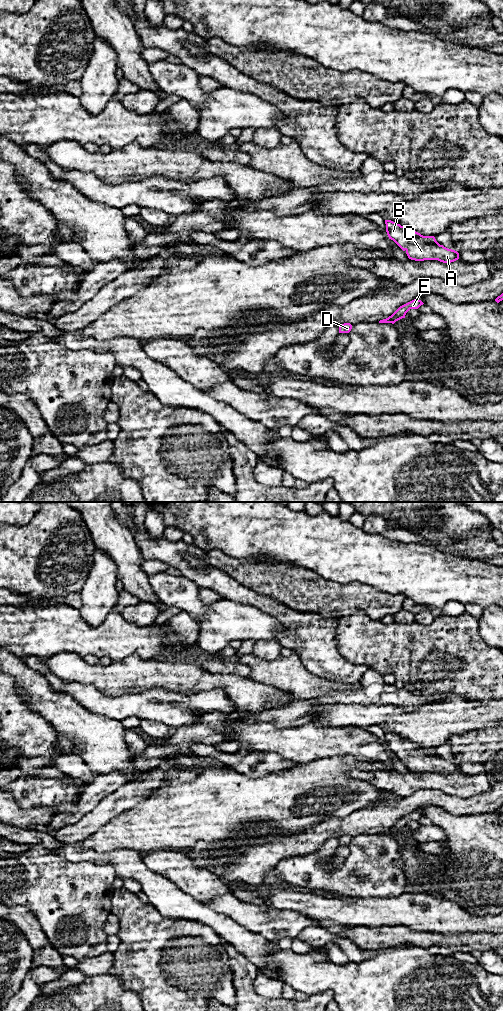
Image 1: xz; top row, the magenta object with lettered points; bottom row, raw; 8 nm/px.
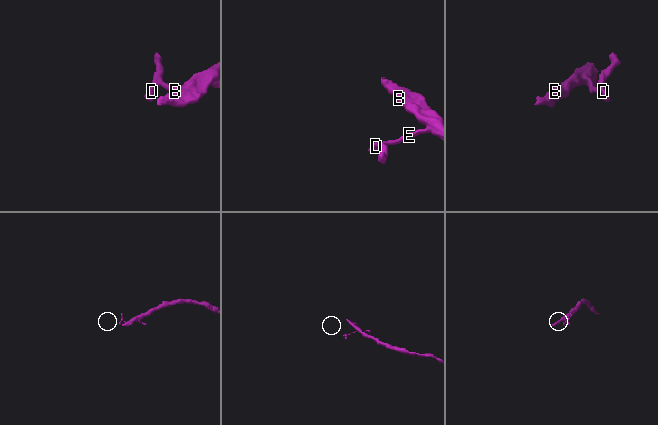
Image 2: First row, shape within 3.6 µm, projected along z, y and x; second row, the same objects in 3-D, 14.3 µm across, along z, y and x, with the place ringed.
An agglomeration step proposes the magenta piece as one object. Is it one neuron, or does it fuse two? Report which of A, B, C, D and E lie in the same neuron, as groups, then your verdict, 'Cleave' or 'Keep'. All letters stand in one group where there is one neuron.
Groups: A B C D E. Keep

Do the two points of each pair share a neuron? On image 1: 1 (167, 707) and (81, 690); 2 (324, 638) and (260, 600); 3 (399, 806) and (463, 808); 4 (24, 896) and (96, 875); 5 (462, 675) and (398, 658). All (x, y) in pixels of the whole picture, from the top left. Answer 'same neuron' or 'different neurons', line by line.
1: same neuron
2: same neuron
3: same neuron
4: same neuron
5: same neuron

